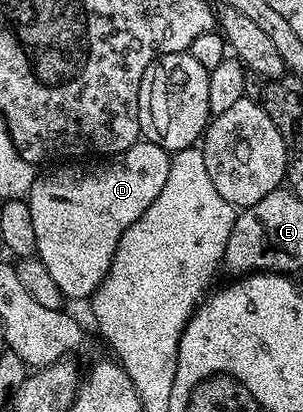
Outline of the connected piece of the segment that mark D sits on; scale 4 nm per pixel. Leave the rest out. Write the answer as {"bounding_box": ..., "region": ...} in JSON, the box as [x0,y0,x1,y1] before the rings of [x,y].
{"bounding_box":[28,138,171,301],"region":[[[146,138],[139,139],[128,150],[97,162],[66,162],[63,168],[35,175],[28,203],[32,210],[32,227],[36,229],[36,256],[47,267],[52,281],[56,282],[61,295],[85,301],[104,282],[112,266],[112,258],[124,230],[132,226],[156,202],[164,182],[168,182],[171,153]]]}

